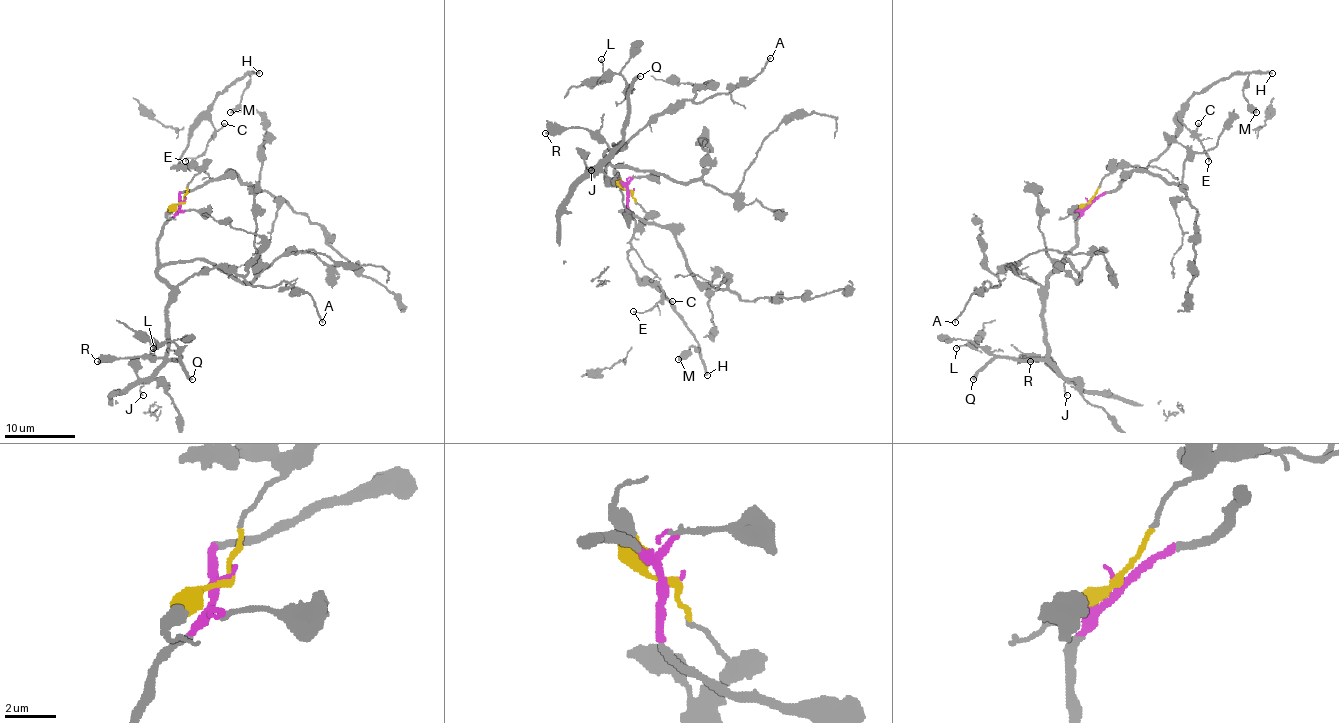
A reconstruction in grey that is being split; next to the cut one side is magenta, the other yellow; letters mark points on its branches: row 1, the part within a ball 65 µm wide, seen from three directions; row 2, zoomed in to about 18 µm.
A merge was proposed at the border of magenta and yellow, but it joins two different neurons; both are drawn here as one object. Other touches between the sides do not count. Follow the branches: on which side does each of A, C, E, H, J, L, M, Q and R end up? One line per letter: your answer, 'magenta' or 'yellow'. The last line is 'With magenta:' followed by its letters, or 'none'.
A: magenta
C: yellow
E: yellow
H: yellow
J: magenta
L: magenta
M: yellow
Q: magenta
R: magenta
With magenta: A, J, L, Q, R

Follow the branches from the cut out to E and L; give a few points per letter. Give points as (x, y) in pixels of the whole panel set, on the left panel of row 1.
E: (182, 202), (187, 183), (198, 172), (182, 167), (180, 154), (194, 128), (207, 119), (214, 137), (185, 162)
L: (182, 202), (164, 225), (157, 248), (157, 275), (171, 291), (168, 358), (178, 358), (171, 340), (154, 347)

